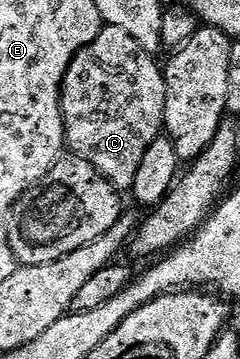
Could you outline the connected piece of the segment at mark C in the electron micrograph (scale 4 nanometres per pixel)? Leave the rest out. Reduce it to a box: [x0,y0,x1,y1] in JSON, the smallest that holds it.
[62,26,167,190]

